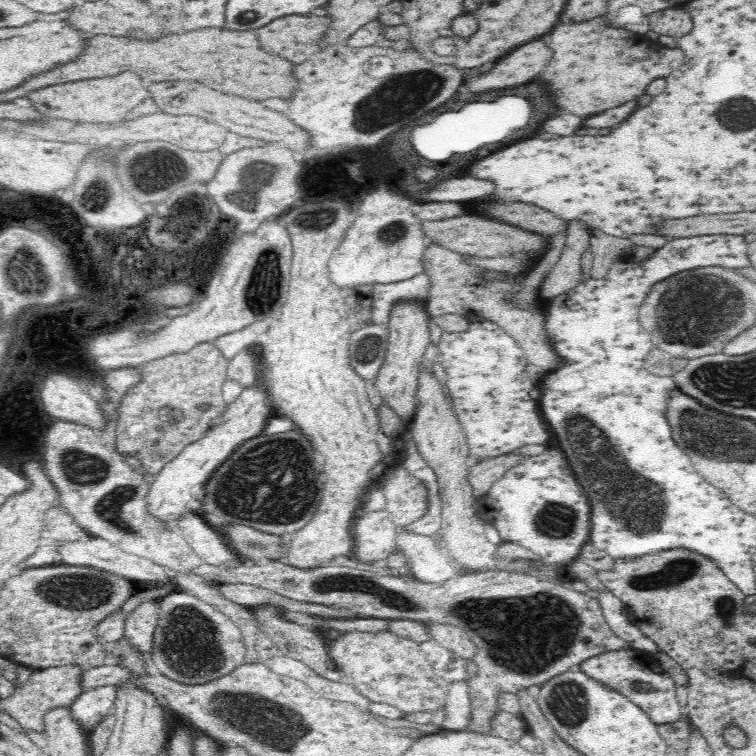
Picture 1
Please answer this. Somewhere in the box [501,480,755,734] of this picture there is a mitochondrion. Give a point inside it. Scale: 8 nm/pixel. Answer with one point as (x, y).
(564, 700)

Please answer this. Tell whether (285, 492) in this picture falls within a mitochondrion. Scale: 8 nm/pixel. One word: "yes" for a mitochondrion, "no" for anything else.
yes

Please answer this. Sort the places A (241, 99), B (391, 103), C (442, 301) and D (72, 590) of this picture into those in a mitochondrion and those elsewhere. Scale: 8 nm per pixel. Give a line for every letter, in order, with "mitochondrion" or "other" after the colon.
A: other
B: mitochondrion
C: other
D: mitochondrion

